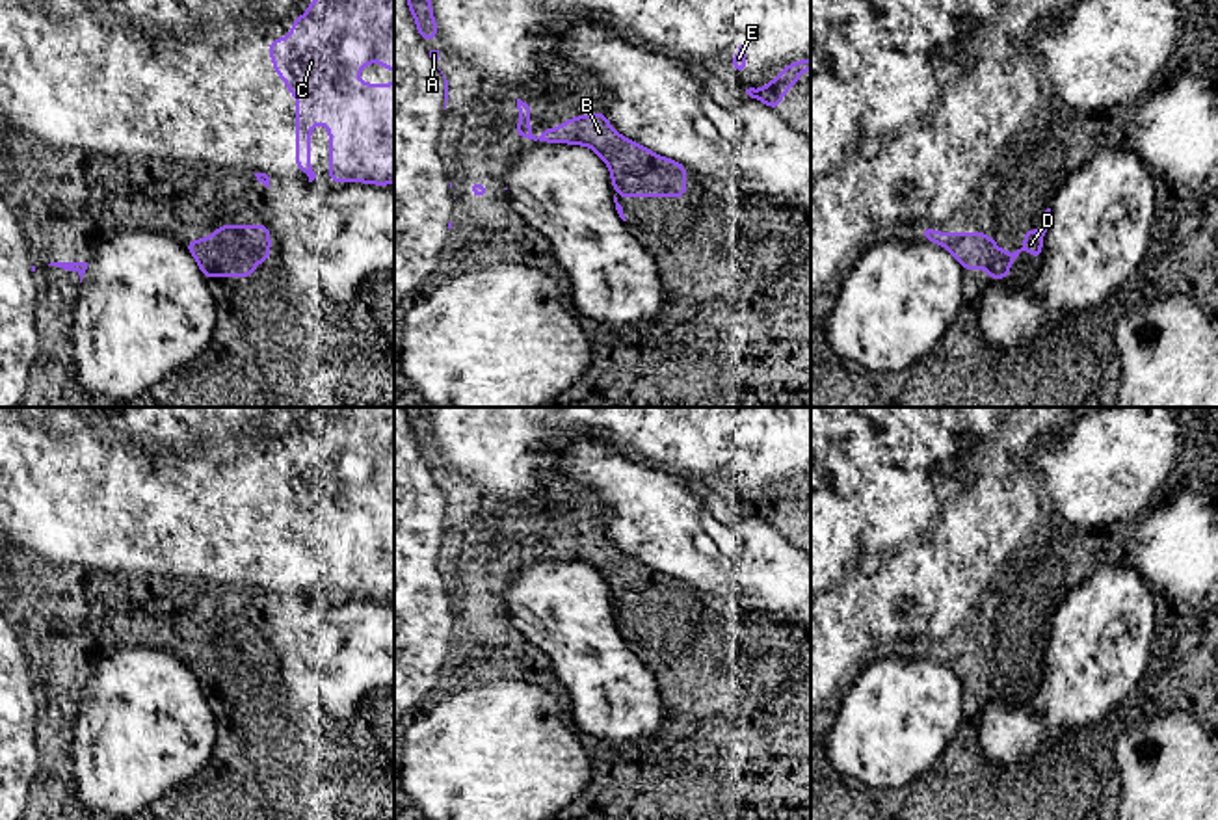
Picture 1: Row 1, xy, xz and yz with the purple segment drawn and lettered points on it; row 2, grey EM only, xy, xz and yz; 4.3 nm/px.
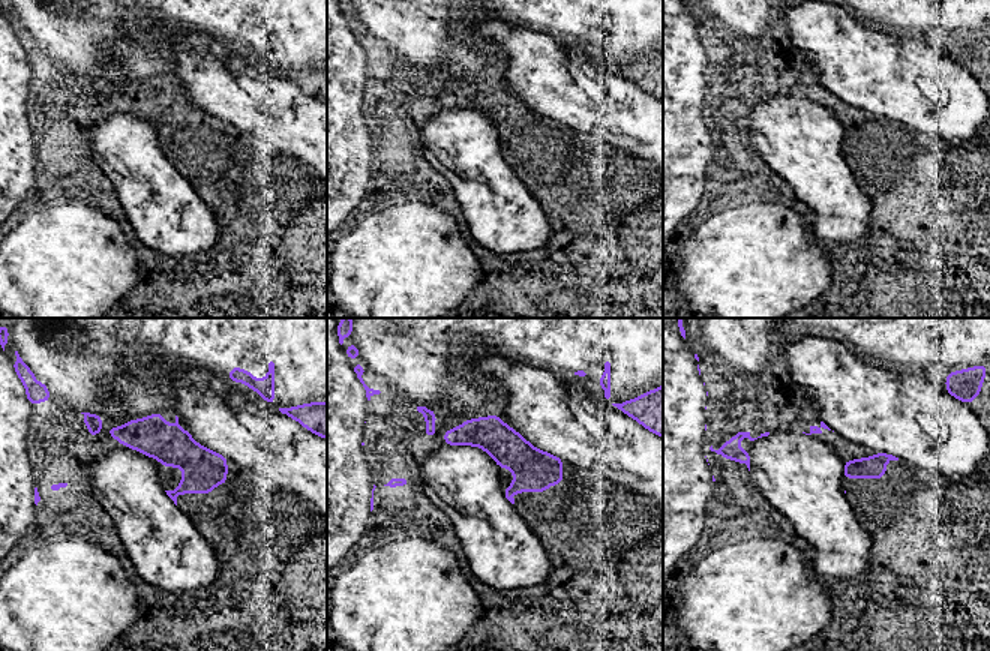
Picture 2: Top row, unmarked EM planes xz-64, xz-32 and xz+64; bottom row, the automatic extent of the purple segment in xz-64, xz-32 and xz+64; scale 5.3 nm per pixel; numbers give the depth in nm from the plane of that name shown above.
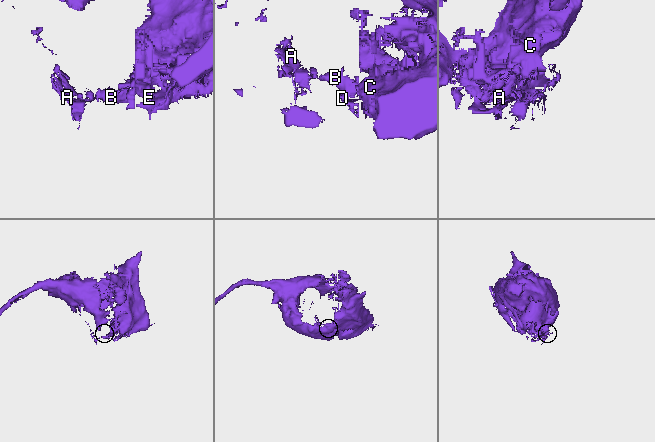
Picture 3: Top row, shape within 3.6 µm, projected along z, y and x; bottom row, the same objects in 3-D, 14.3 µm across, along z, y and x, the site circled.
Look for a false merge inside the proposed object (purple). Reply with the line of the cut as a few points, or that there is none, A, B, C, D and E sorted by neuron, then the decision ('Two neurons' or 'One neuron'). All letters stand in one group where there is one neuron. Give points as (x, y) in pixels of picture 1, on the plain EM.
No split. Groups: A B C D E. One neuron

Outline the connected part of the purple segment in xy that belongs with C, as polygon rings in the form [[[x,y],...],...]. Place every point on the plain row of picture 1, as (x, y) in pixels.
[[[359,407],[357,411],[318,411],[305,433],[292,437],[292,452],[270,457],[275,489],[298,515],[296,526],[296,584],[316,595],[311,586],[311,543],[329,543],[329,597],[368,599],[389,602],[394,599],[394,500],[359,500],[359,487],[368,478],[379,478],[394,489],[394,407]]]

